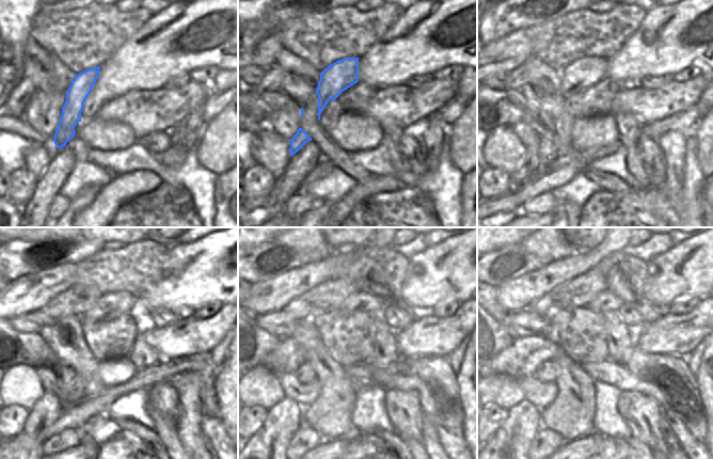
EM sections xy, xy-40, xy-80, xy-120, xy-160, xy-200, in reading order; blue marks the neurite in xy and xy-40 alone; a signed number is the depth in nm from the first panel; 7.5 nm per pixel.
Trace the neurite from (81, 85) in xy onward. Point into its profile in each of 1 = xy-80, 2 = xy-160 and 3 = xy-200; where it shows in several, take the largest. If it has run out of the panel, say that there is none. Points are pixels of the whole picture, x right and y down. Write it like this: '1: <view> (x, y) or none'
1: xy-80 (584, 72)
2: xy-160 (269, 444)
3: xy-200 (510, 443)

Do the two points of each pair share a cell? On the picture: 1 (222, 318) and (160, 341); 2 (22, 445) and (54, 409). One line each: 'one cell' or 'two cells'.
1: one cell
2: one cell

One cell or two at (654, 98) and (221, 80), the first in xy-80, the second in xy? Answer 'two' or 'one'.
two

